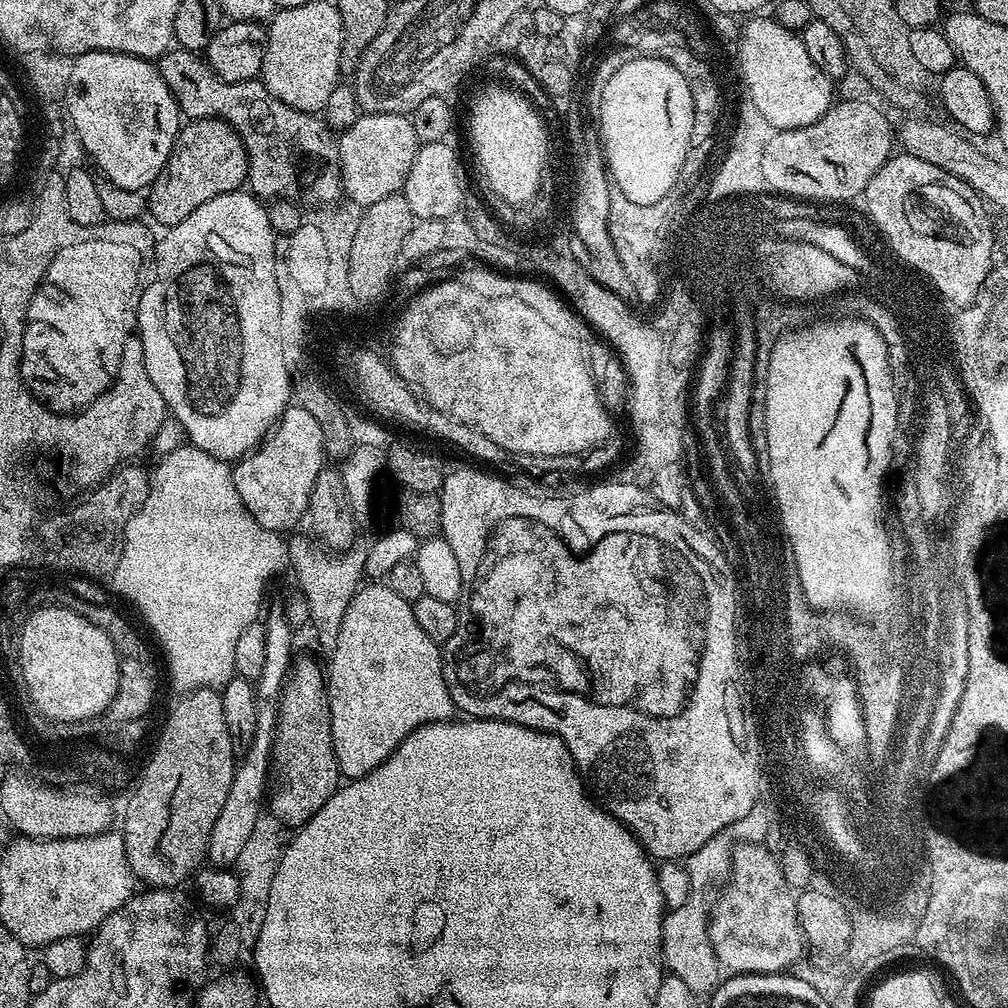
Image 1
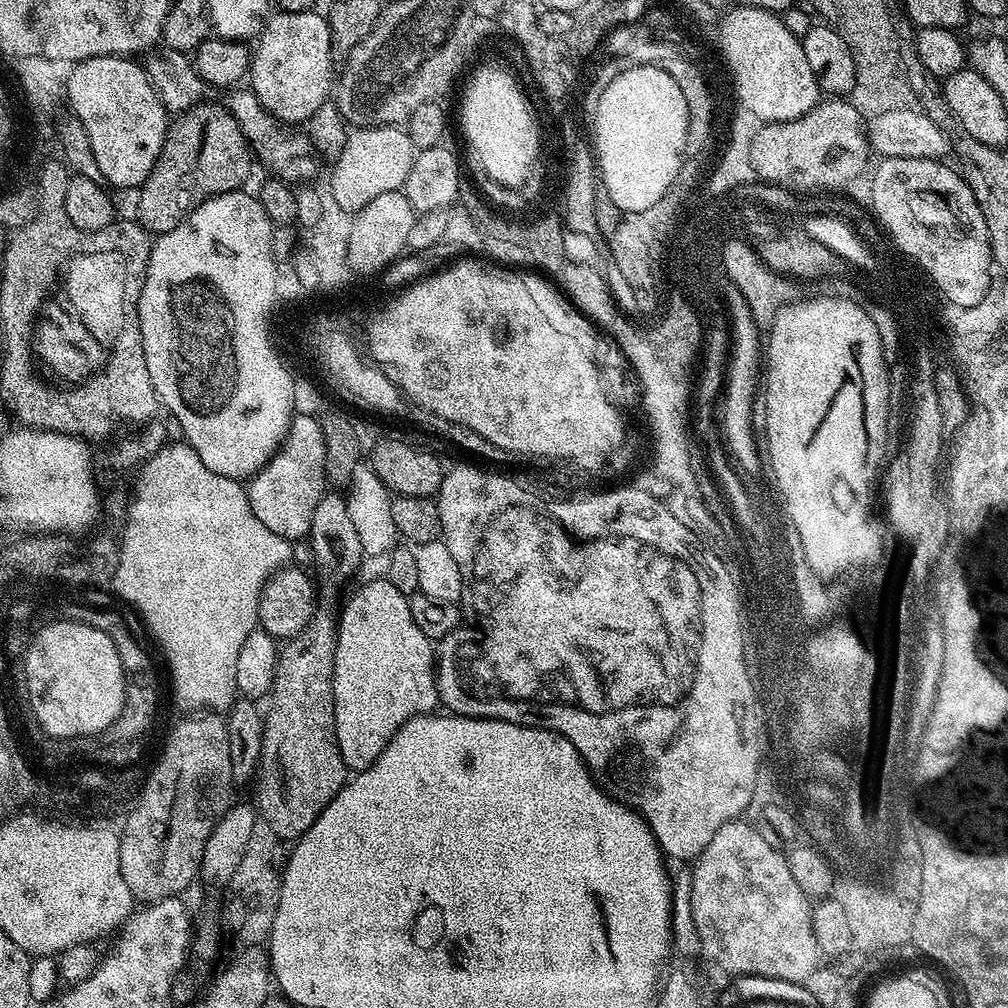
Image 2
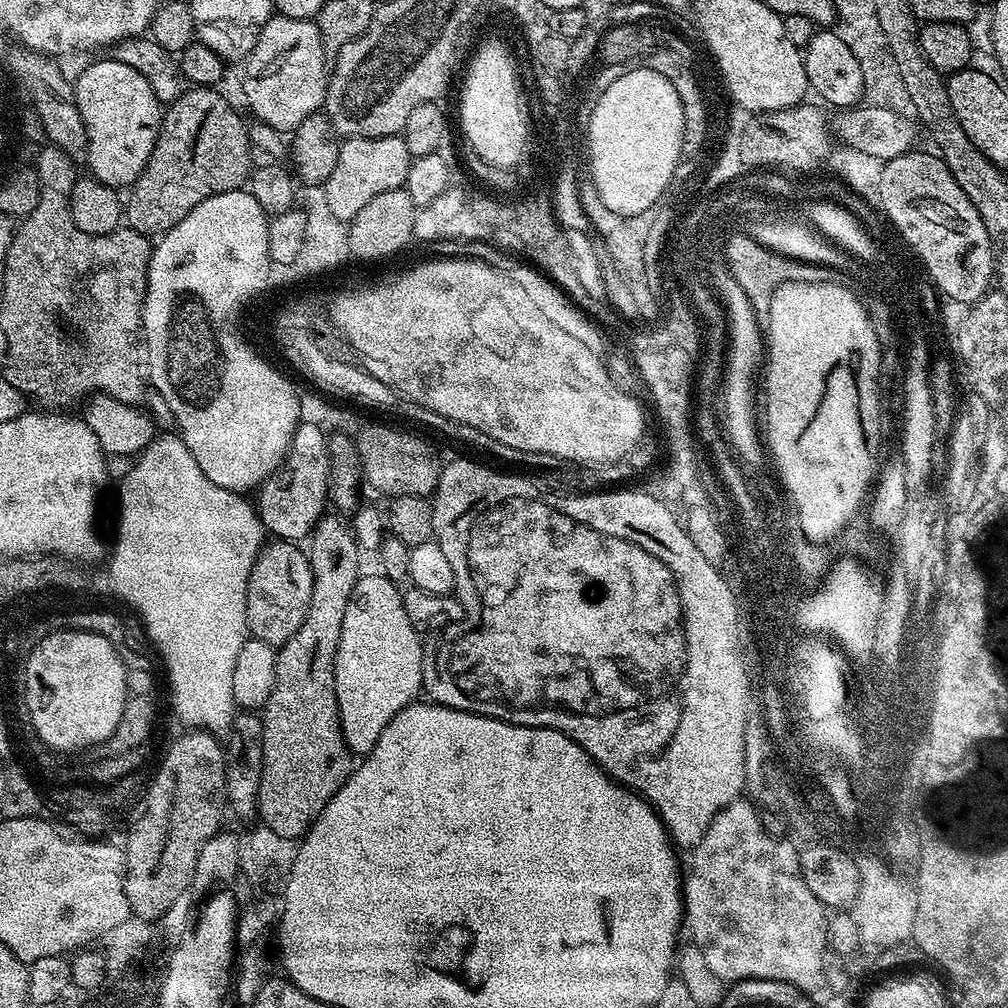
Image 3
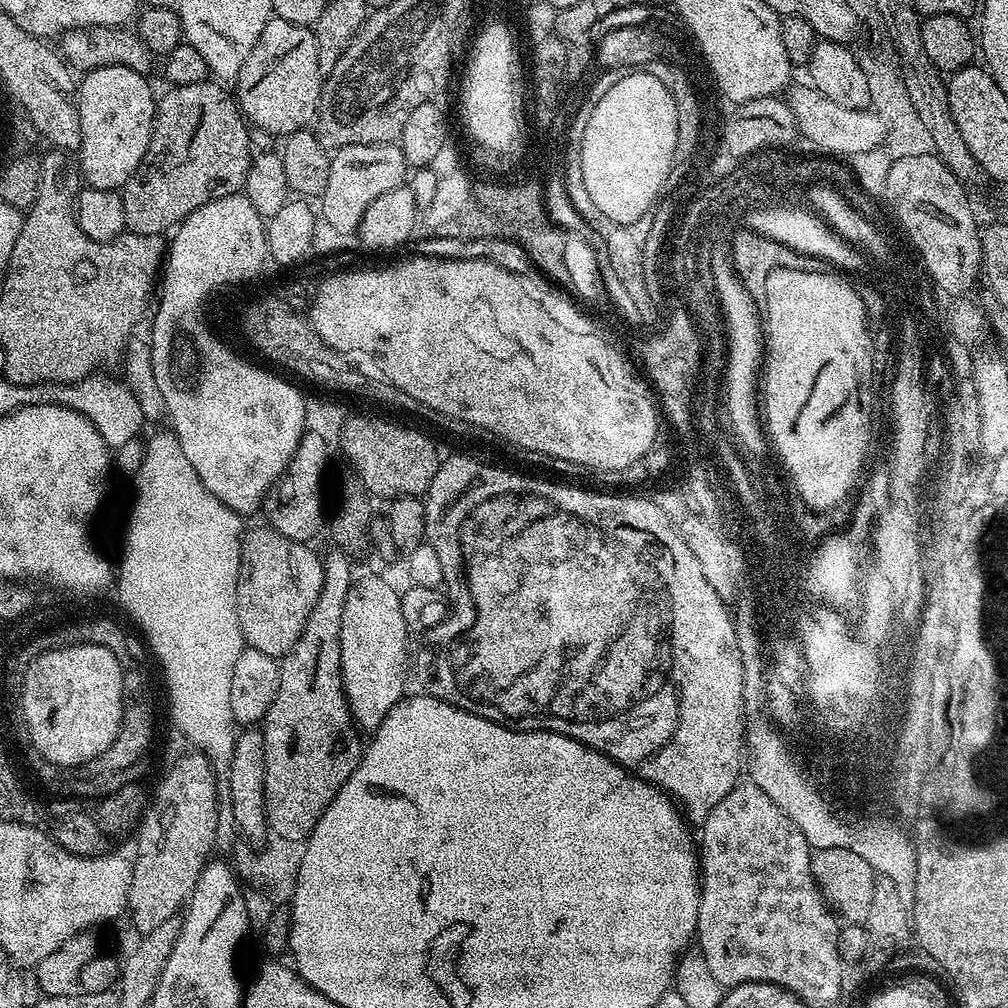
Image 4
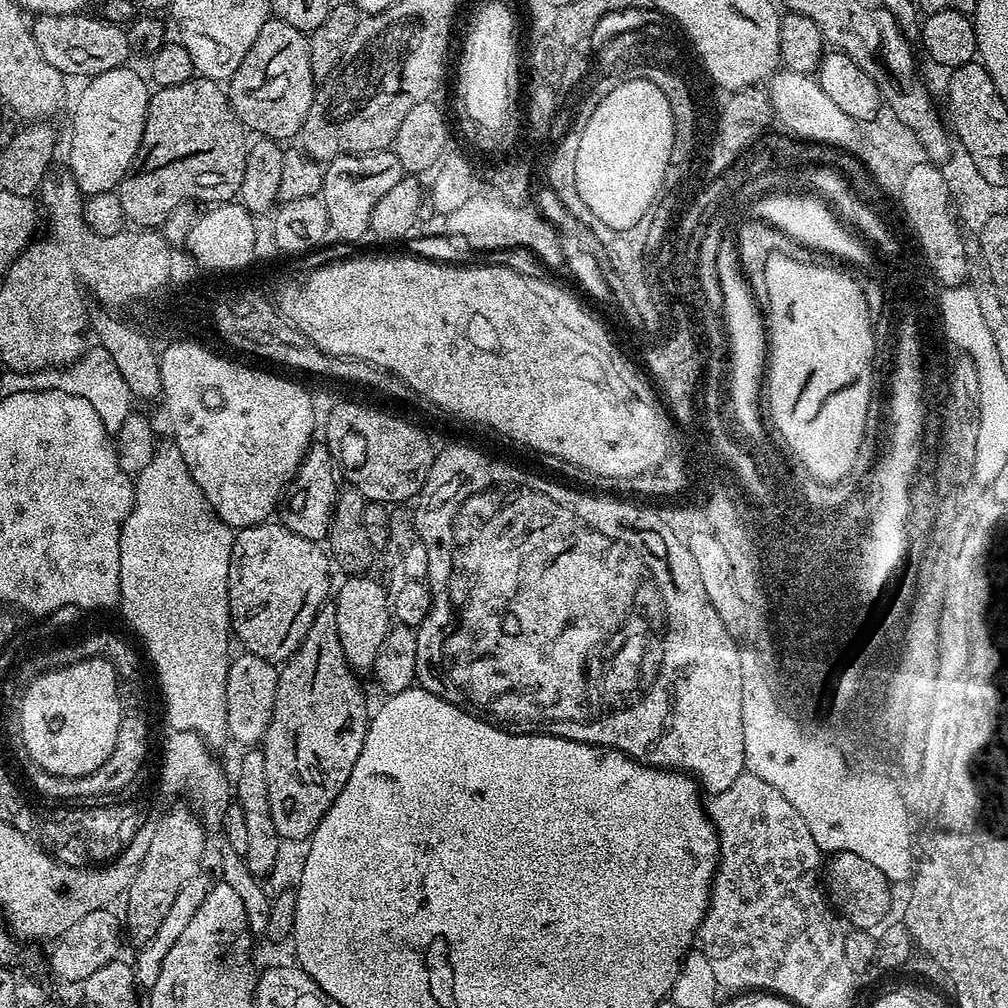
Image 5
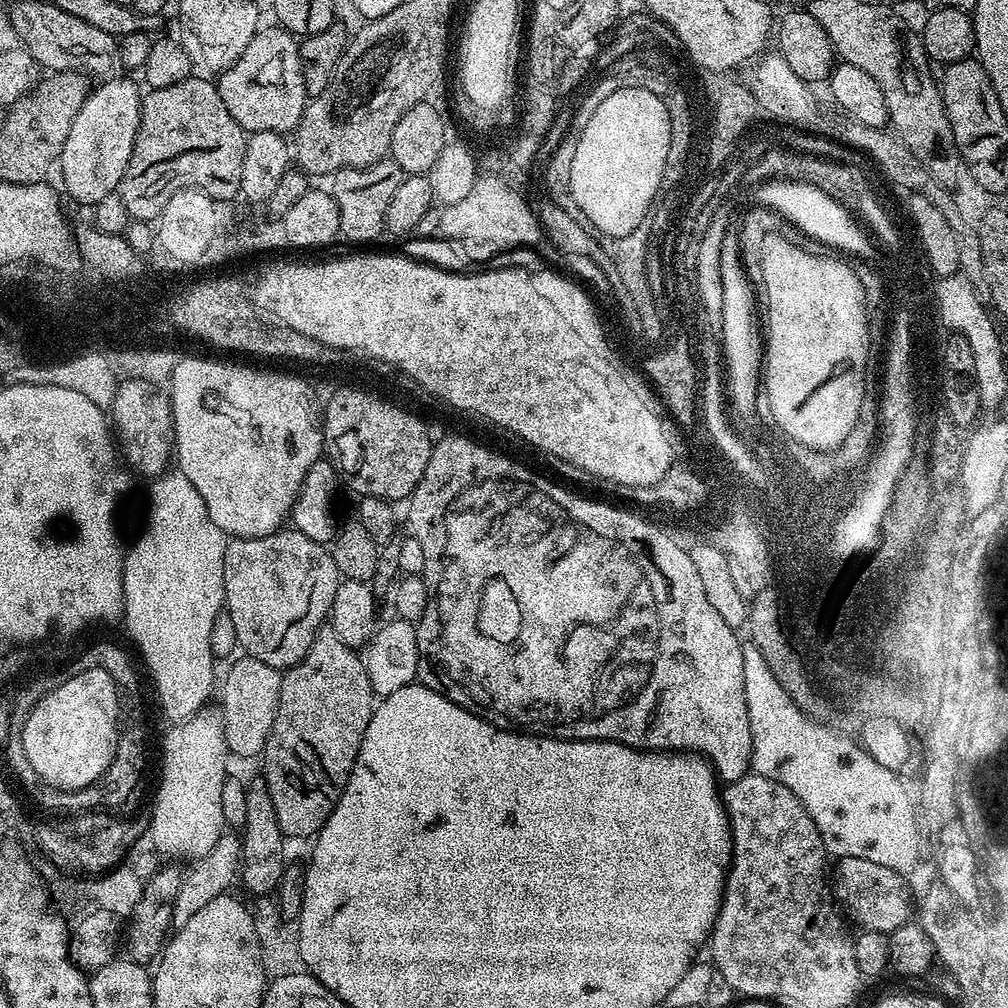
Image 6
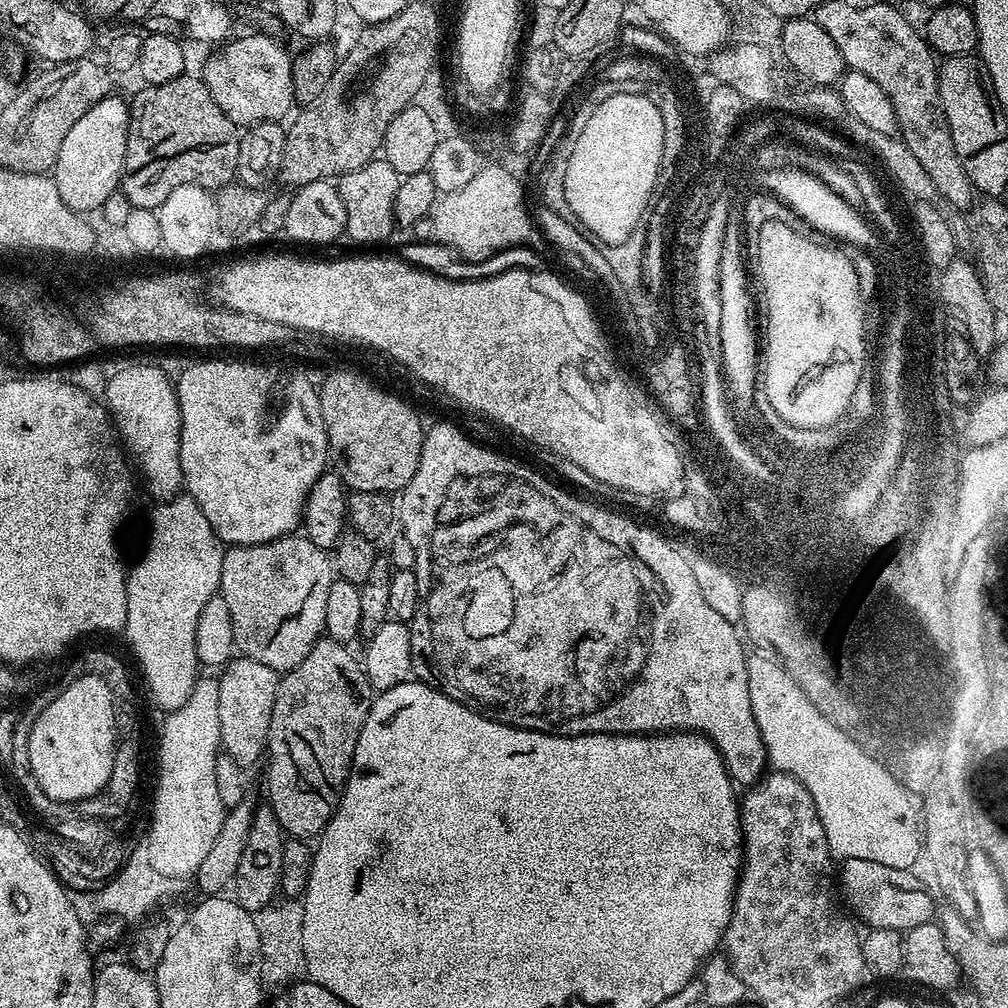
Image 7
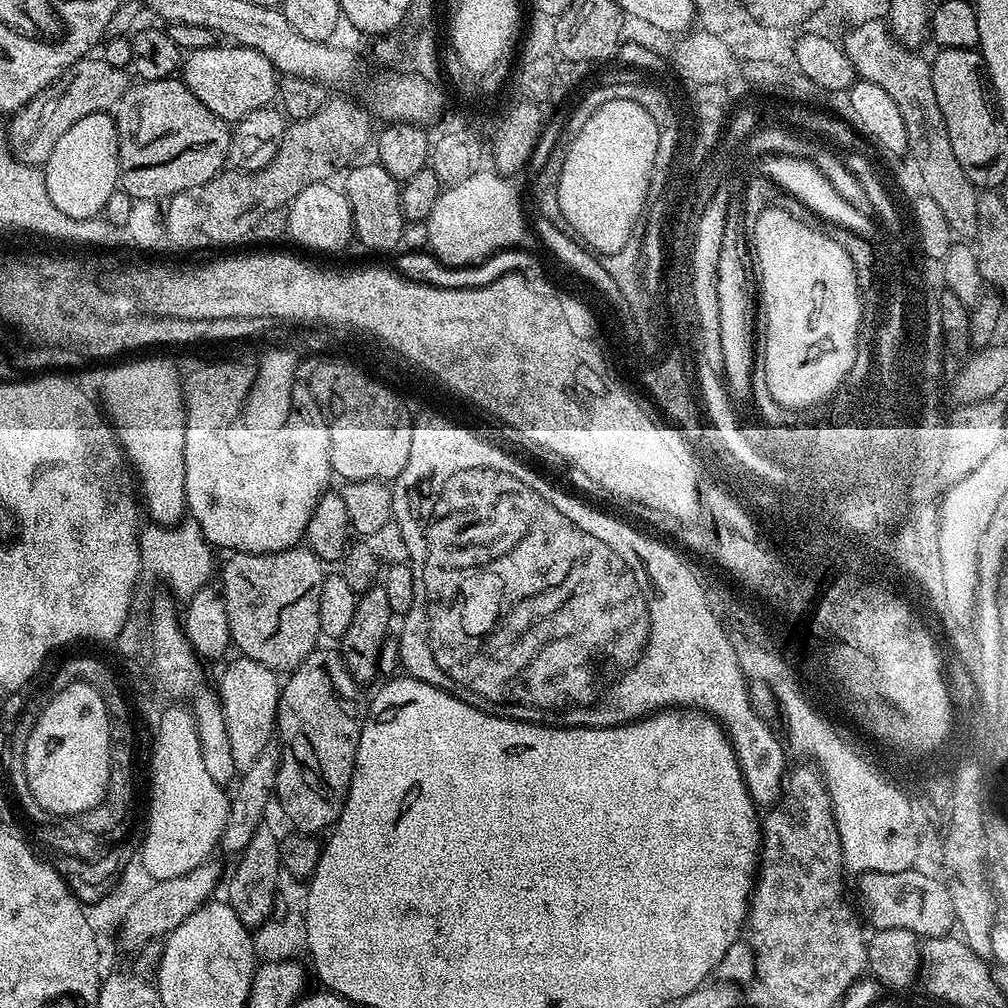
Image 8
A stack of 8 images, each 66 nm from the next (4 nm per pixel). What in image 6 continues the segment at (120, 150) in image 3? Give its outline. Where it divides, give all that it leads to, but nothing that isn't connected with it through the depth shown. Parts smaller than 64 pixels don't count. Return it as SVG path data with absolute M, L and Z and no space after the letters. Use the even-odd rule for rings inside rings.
M108 80L91 89L78 110L78 118L66 134L66 146L58 161L64 188L80 204L95 206L106 194L117 191L134 150L140 121L142 88L132 80Z

